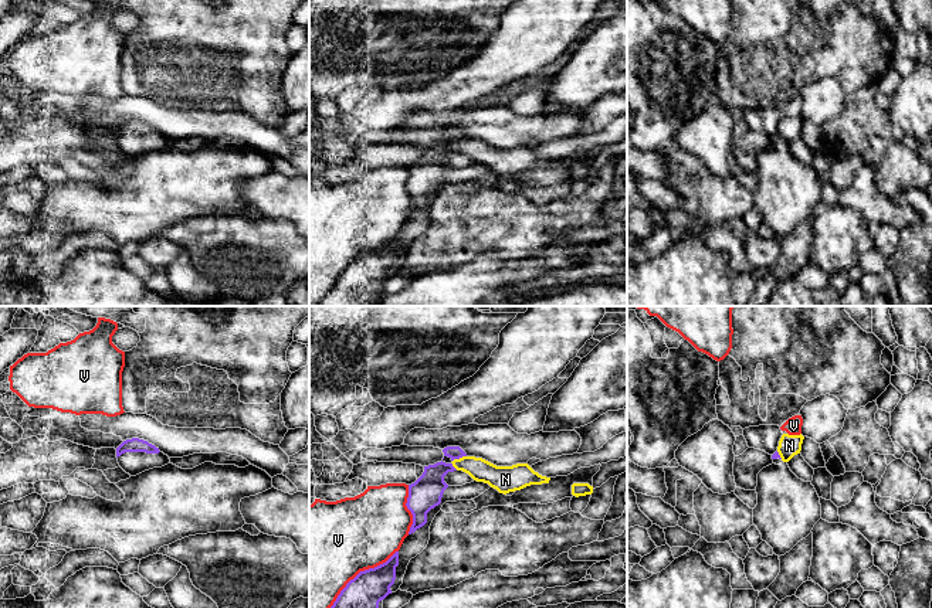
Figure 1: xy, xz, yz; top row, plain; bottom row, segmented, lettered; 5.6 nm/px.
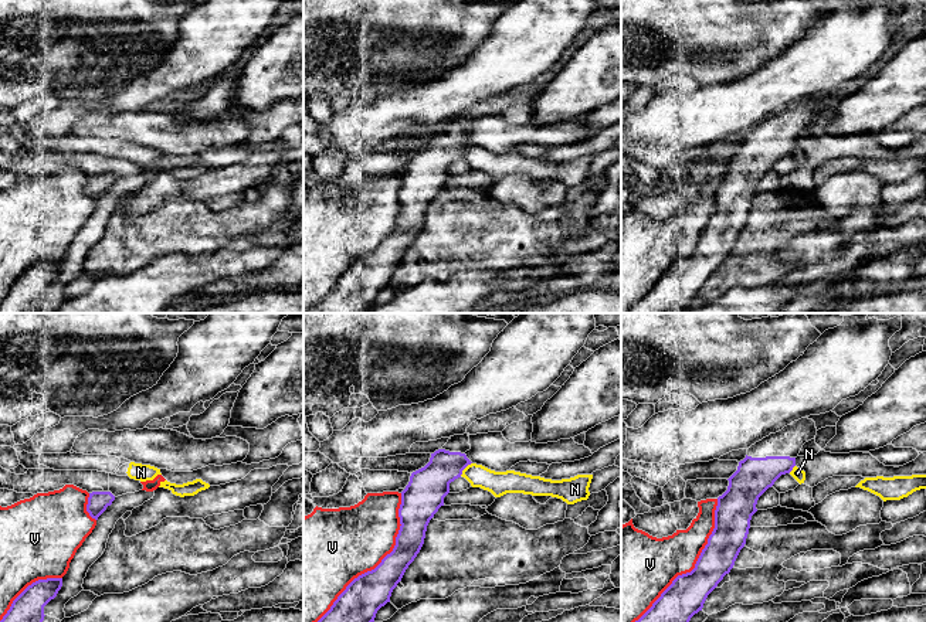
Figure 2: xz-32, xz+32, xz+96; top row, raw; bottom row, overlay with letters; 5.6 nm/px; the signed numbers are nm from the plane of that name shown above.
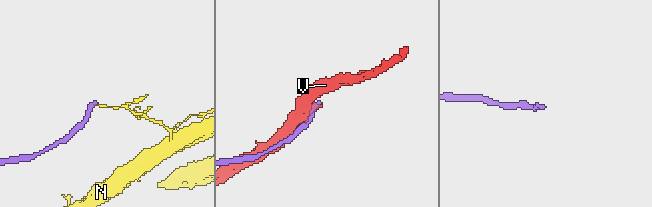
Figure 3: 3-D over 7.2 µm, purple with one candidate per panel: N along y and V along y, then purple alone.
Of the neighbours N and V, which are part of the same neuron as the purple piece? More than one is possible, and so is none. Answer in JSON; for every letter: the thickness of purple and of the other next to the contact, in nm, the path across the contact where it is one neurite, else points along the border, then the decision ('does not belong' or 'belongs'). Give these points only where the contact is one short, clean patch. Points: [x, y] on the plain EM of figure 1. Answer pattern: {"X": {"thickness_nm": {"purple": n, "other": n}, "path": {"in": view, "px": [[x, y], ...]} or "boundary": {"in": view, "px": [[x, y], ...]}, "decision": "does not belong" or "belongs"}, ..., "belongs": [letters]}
{"N": {"thickness_nm": {"purple": 80, "other": 130}, "boundary": {"in": "xz", "px": [[466, 138], [454, 142], [451, 148]]}, "decision": "does not belong"}, "V": {"thickness_nm": {"purple": 260, "other": 500}, "decision": "does not belong"}, "belongs": []}

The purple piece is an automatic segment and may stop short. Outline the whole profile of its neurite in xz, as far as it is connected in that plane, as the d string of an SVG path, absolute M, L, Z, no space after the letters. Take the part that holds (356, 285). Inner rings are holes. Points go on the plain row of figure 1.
M399 234L386 245L360 254L316 306L370 306L379 285L392 276L390 269L394 266L397 248Z

